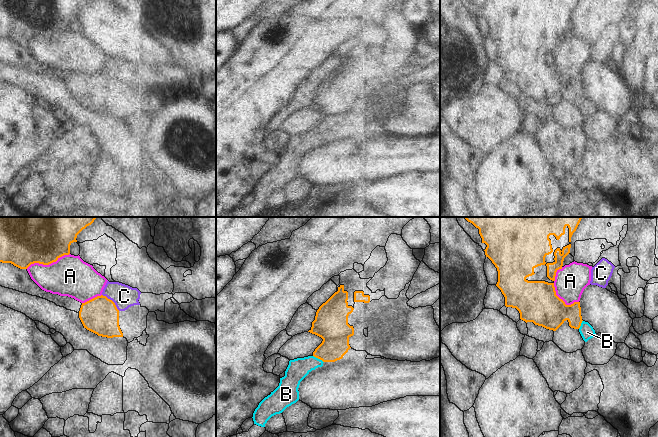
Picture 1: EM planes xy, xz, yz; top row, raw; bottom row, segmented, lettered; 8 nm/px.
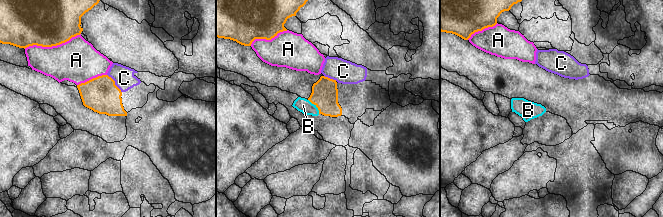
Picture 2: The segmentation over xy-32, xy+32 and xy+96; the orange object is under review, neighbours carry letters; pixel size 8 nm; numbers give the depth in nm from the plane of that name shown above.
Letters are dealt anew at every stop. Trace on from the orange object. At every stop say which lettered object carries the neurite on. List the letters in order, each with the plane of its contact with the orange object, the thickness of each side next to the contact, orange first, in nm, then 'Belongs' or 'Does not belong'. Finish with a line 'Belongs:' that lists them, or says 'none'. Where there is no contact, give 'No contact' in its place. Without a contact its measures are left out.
A: Touches orange in xy. Thickness 340 nm (orange) against 320 nm. Does not belong
B: Touches orange in xz. Thickness 240 nm (orange) against 170 nm. Belongs
C: Touches orange in xy. Thickness 300 nm (orange) against 190 nm. Does not belong
Belongs: B.

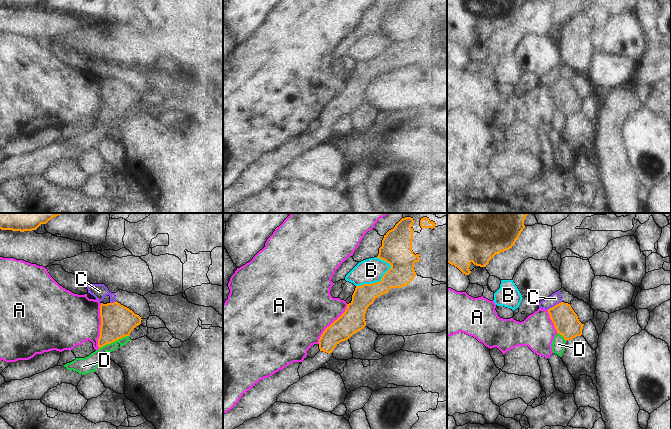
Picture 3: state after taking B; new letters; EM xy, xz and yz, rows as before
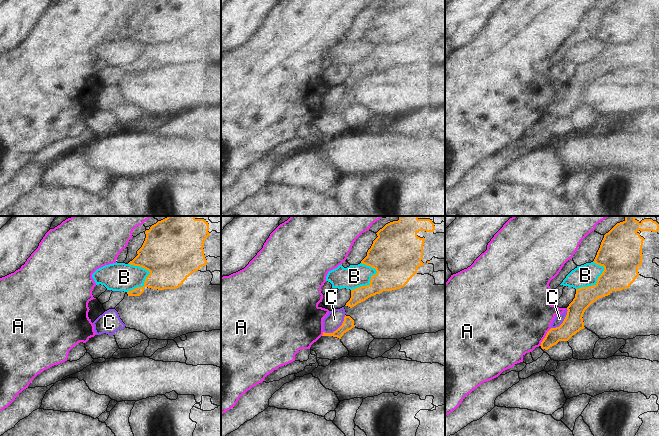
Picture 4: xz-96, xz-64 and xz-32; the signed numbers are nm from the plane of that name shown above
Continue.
A: Touches orange in xy. Thickness 280 nm (orange) against 420 nm. Does not belong
B: Touches orange in xz. Thickness 200 nm (orange) against 200 nm. Does not belong
C: Touches orange in yz. Thickness 200 nm (orange) against 90 nm. Does not belong
D: Touches orange in xy. Thickness 280 nm (orange) against 120 nm. Does not belong
Belongs: none.

